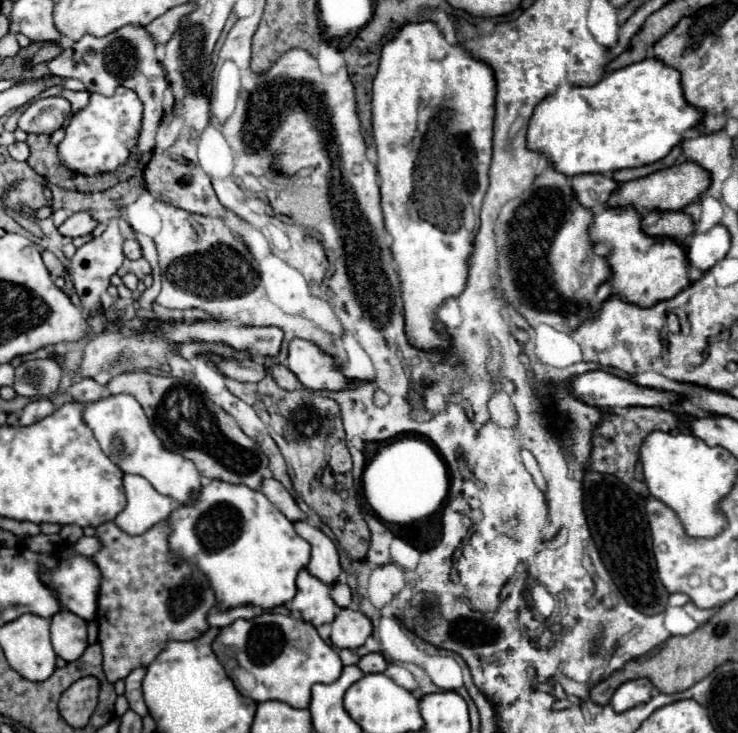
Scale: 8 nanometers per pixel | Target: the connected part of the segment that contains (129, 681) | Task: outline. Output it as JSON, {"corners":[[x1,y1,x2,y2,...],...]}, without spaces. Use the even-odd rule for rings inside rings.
{"corners":[[135,668,127,678,125,678,125,696,129,702,129,708,135,710,139,716,147,716,147,706,143,702,143,690,141,682,145,676,145,668]]}

